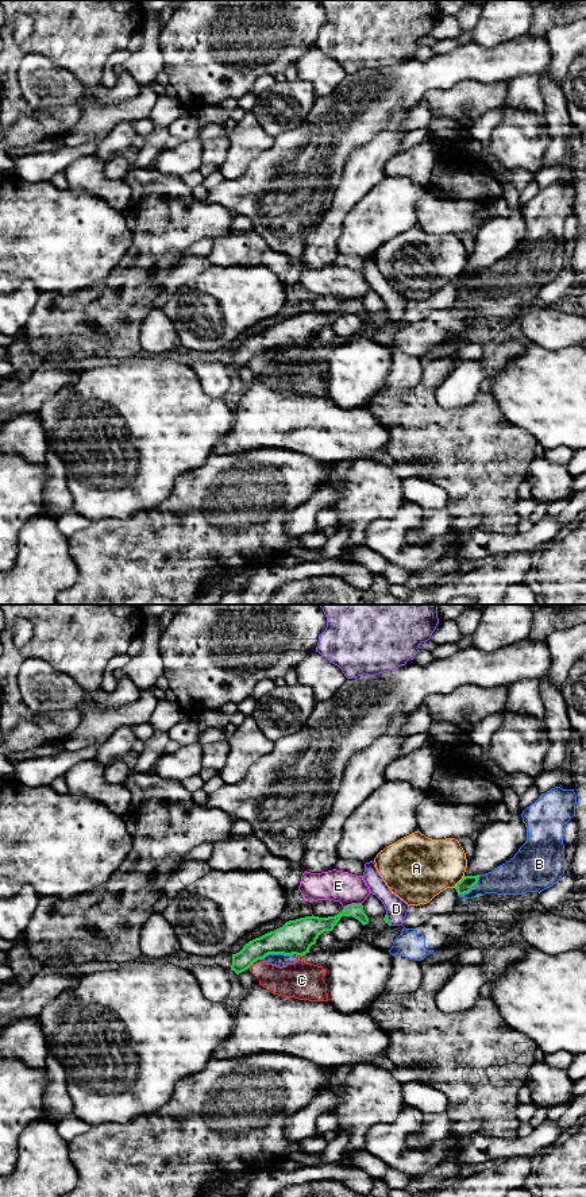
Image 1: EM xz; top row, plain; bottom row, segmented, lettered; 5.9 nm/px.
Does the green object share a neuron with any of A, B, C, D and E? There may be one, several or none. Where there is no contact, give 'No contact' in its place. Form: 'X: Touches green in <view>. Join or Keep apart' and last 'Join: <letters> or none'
A: Touches green in xz. Keep apart
B: Touches green in xz. Keep apart
C: Touches green in xz. Keep apart
D: Touches green in xz. Keep apart
E: Touches green in xz. Keep apart
Join: none

